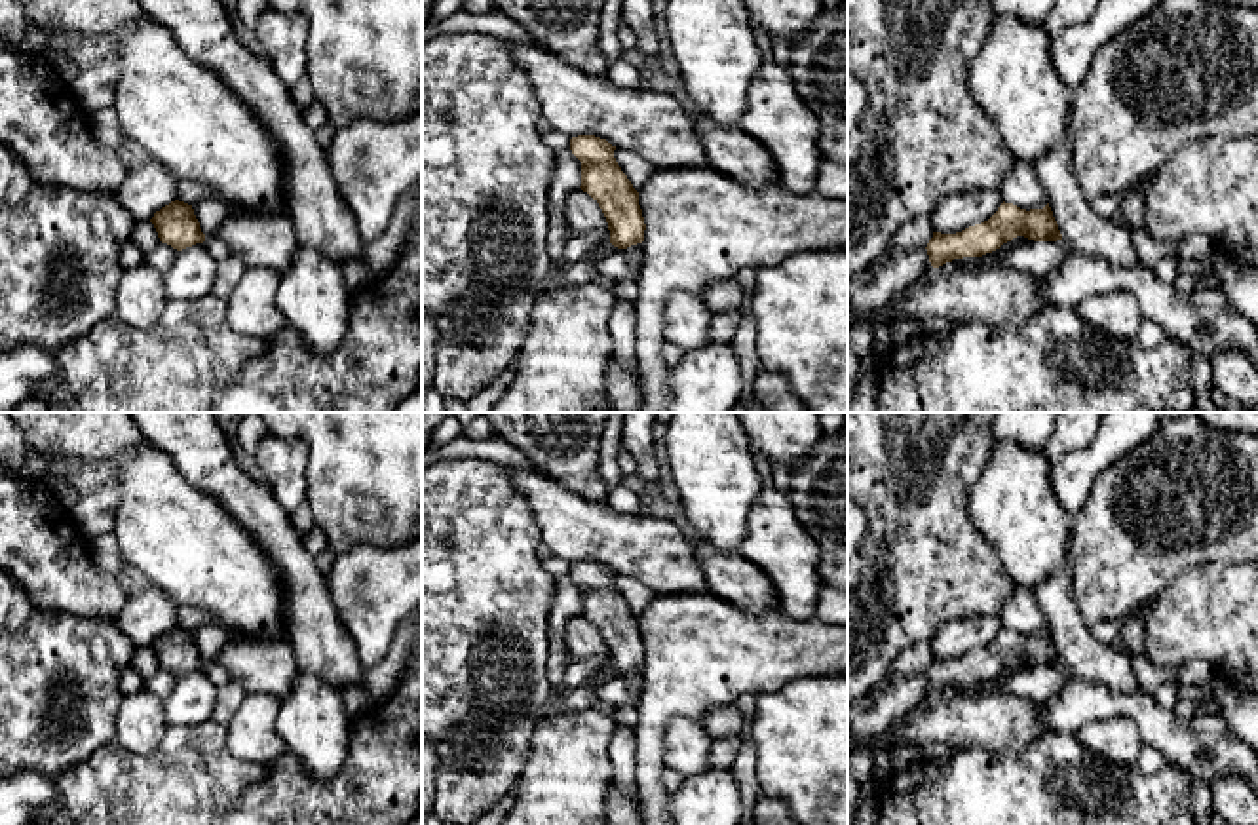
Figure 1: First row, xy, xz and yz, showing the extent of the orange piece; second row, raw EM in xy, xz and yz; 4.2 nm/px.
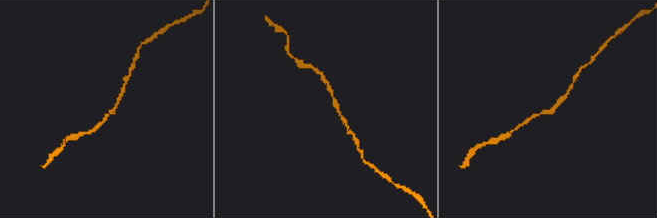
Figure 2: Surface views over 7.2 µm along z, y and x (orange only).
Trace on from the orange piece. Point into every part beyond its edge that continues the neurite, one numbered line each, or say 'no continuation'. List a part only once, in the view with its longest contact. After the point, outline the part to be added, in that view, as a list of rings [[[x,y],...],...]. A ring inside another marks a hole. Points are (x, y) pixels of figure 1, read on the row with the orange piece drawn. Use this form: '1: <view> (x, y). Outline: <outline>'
no continuation

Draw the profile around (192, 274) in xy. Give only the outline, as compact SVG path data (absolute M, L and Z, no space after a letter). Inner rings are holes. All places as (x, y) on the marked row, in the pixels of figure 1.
M205 243L177 253L173 266L163 274L167 300L200 298L213 293L217 262Z

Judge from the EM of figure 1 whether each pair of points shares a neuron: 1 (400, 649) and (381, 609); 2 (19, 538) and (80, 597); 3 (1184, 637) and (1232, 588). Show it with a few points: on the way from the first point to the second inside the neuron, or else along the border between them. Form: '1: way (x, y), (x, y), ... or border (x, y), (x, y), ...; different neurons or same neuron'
1: border (401, 620), (388, 652), (365, 668); different neurons
2: way (35, 552), (65, 582); same neuron
3: way (1196, 626), (1222, 599); same neuron

